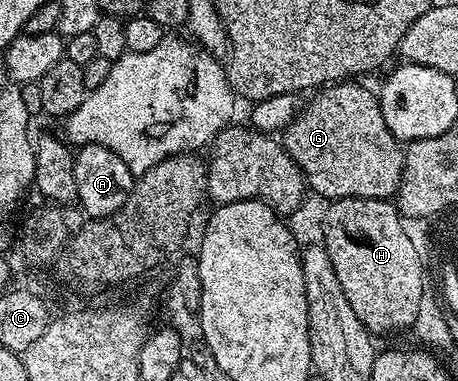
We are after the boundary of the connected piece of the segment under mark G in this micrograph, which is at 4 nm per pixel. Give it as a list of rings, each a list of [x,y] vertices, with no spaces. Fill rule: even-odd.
[[[342,81],[332,85],[326,85],[312,96],[313,100],[309,104],[302,106],[297,112],[297,118],[285,128],[283,132],[283,146],[293,159],[295,165],[305,174],[305,182],[308,190],[315,195],[321,195],[330,201],[334,199],[388,199],[392,200],[400,189],[401,178],[404,175],[405,152],[403,150],[402,140],[394,137],[391,129],[387,129],[387,121],[383,121],[381,112],[381,101],[376,94],[373,95],[365,87],[360,87],[357,81]]]

